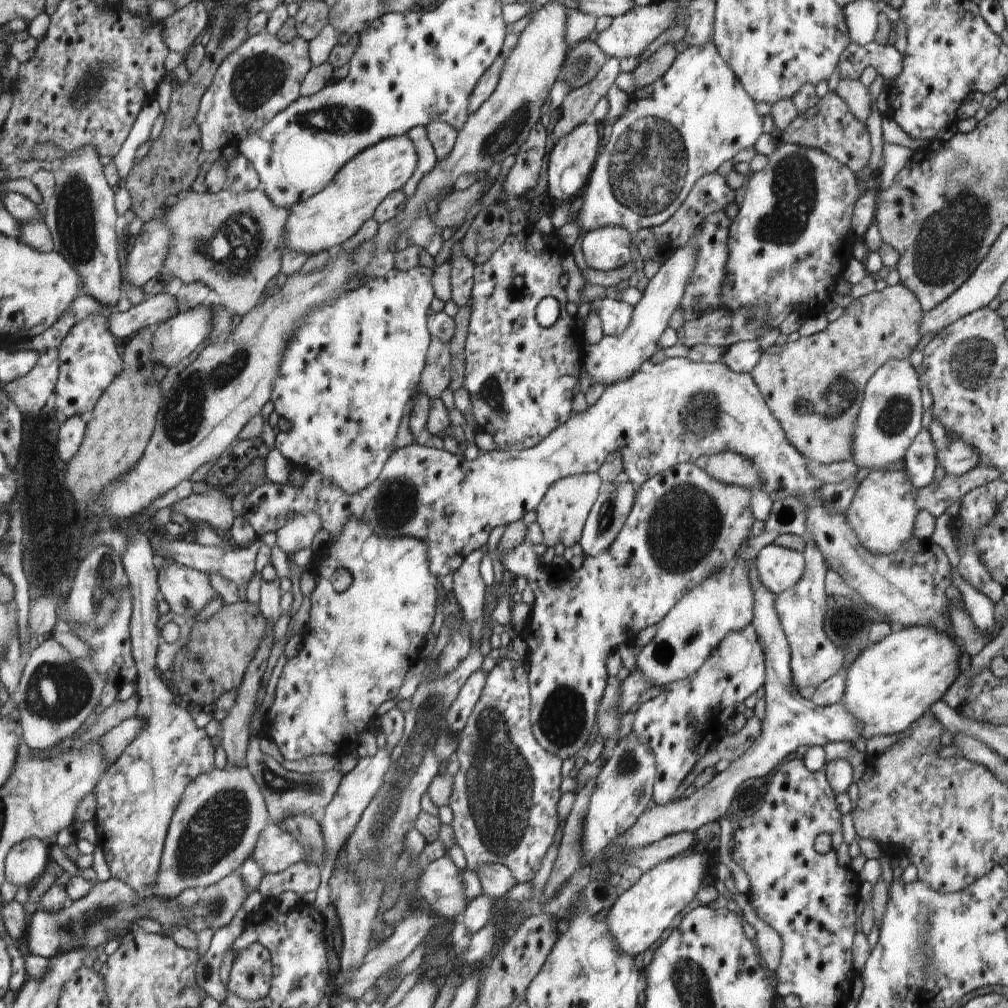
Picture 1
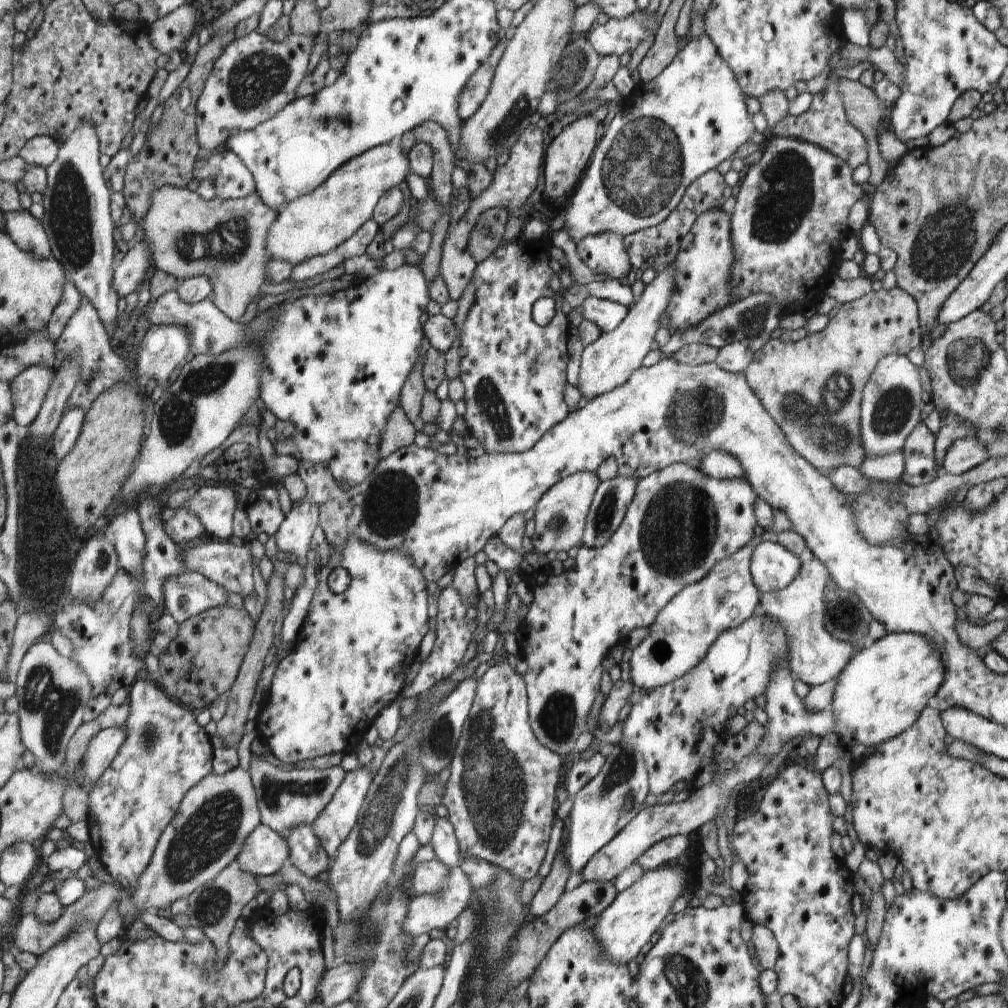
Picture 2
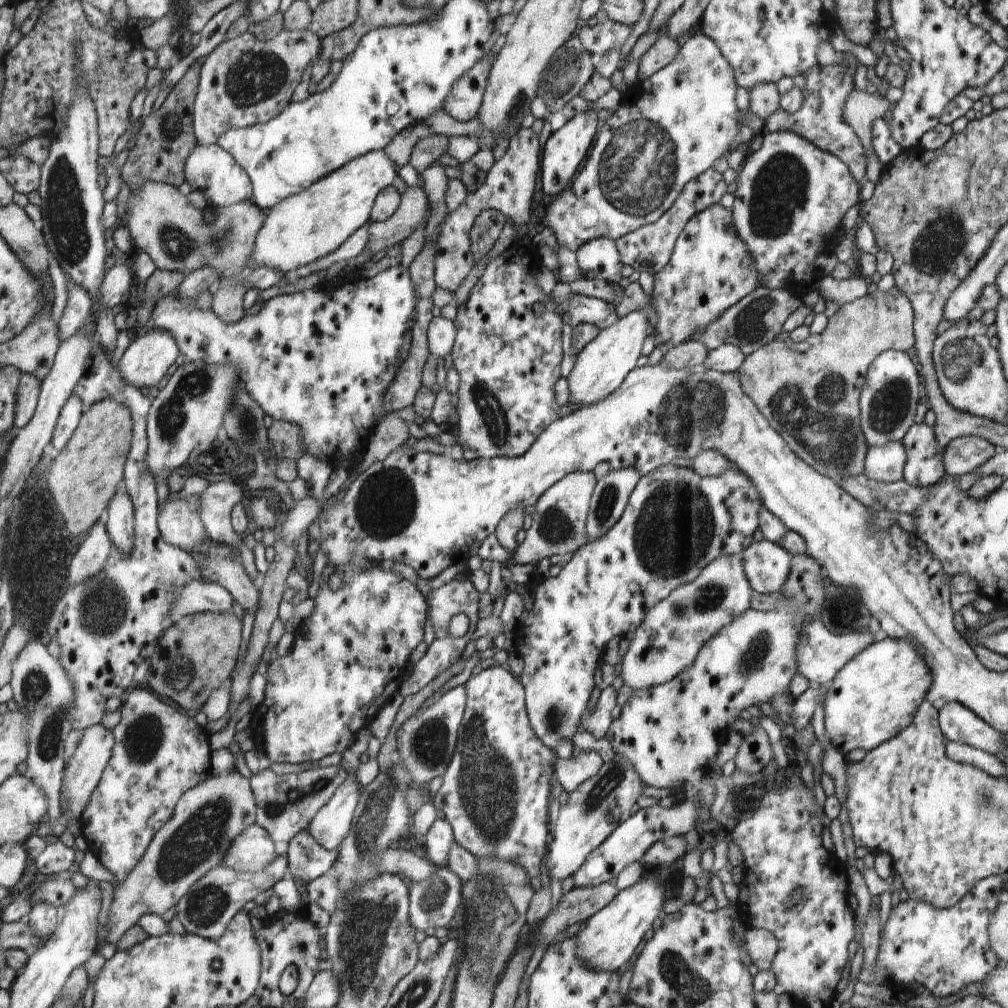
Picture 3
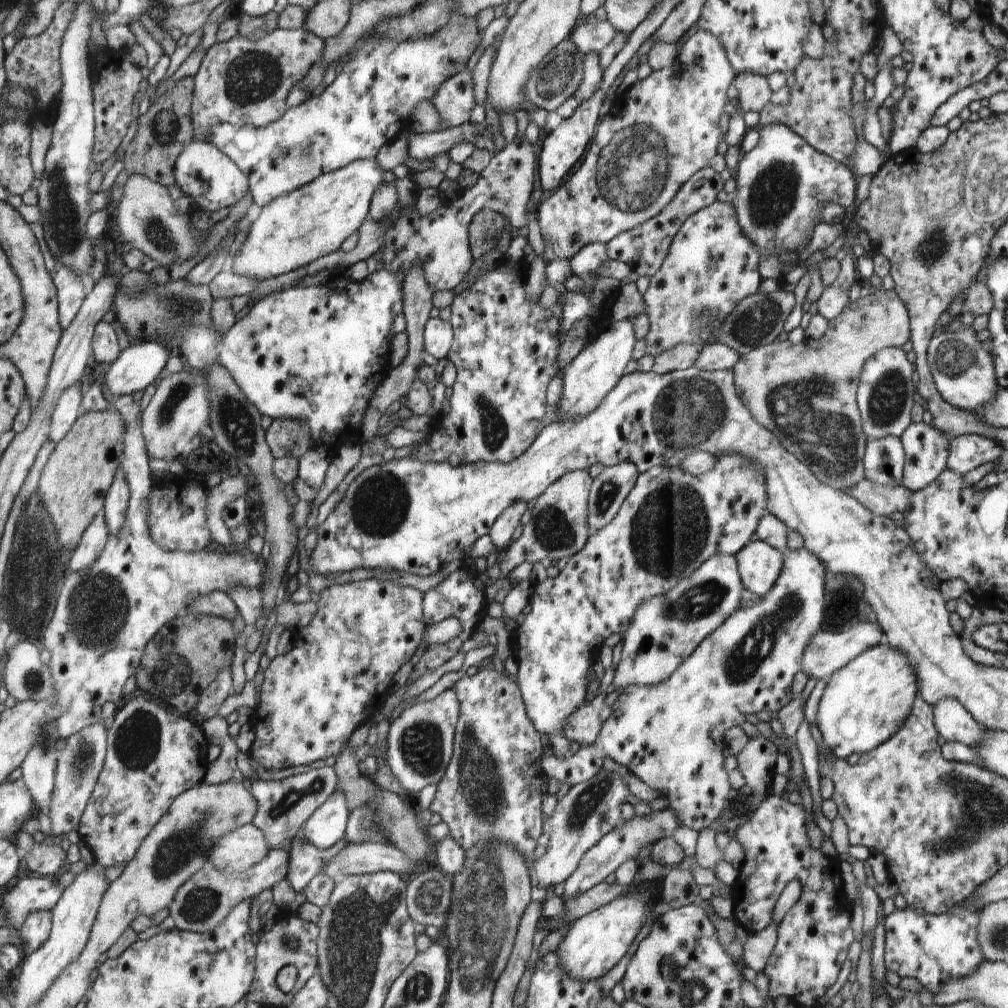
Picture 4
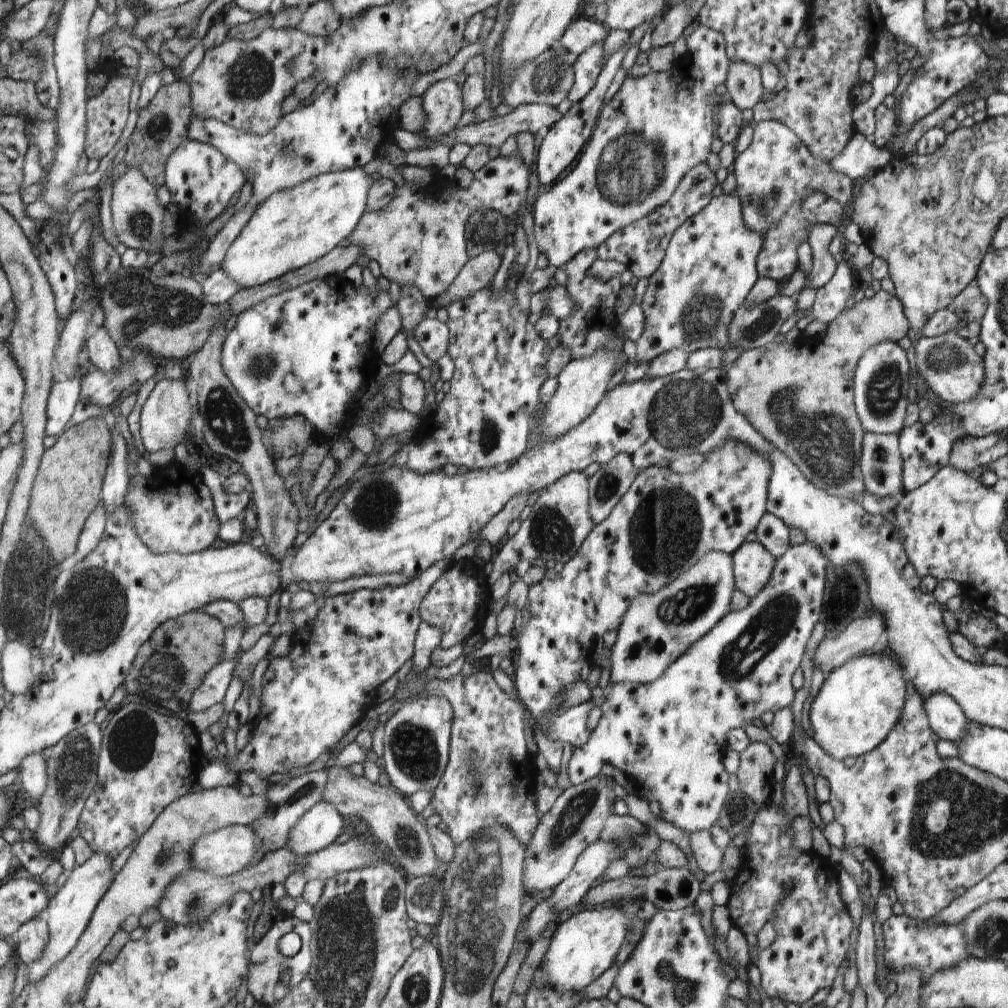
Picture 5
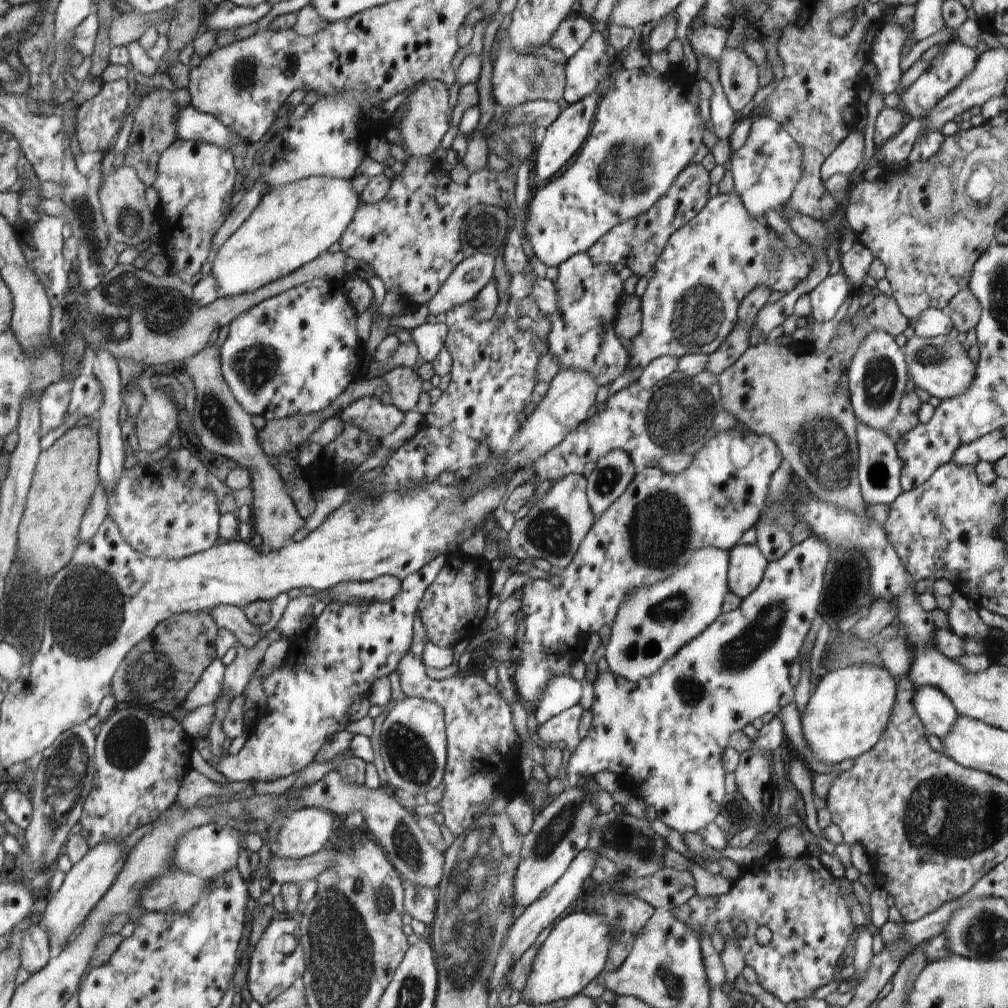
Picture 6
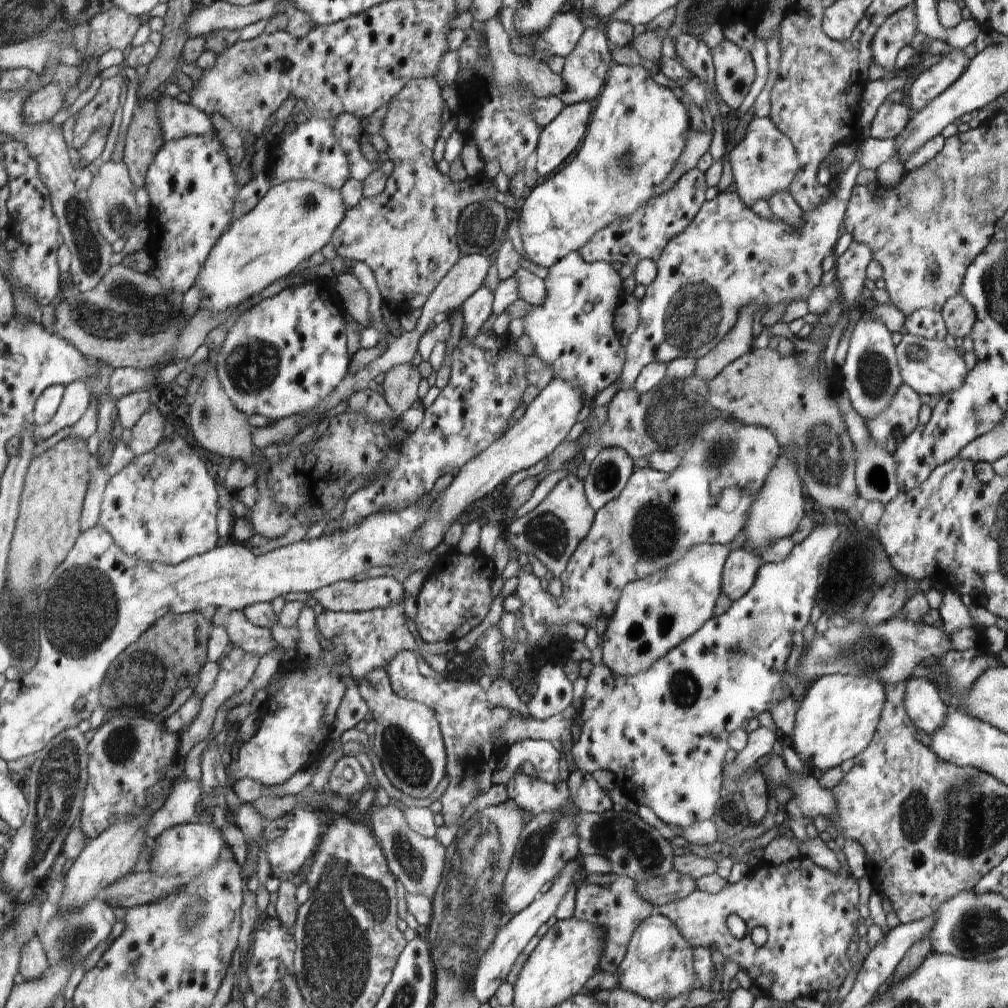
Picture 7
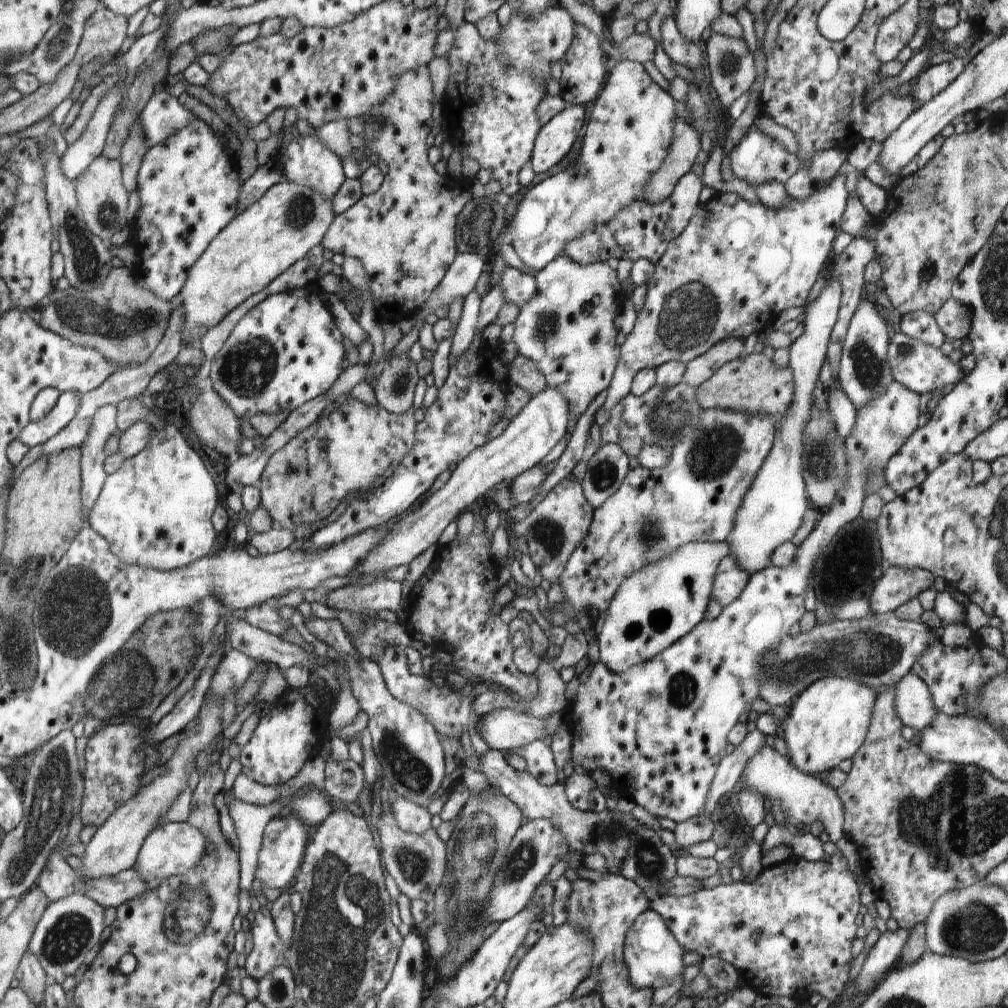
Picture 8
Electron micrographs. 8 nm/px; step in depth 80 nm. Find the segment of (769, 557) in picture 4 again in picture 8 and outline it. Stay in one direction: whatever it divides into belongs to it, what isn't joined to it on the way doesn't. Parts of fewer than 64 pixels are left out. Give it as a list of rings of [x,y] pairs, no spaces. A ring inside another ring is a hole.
[[[732,555],[724,557],[711,588],[711,598],[714,598],[720,606],[730,605],[742,596],[749,576]]]

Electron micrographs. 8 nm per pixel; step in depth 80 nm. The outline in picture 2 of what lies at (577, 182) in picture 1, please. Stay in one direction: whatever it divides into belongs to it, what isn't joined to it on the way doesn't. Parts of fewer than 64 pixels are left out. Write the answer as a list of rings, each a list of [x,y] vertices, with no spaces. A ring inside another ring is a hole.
[[[591,114],[578,117],[575,121],[567,124],[558,136],[555,136],[546,148],[546,156],[544,161],[544,178],[546,194],[550,198],[560,198],[560,196],[570,195],[579,184],[579,180],[586,172],[587,166],[590,164],[590,157],[594,156],[596,146],[596,120]]]

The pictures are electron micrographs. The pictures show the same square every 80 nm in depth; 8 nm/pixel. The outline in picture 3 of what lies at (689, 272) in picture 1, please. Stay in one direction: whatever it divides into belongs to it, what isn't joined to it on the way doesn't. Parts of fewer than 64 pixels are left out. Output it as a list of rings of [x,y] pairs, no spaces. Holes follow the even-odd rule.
[[[634,311],[625,317],[614,321],[605,329],[599,331],[576,357],[575,364],[567,377],[571,402],[578,406],[587,407],[603,401],[614,393],[636,366],[640,353],[646,349],[650,319],[643,311]]]

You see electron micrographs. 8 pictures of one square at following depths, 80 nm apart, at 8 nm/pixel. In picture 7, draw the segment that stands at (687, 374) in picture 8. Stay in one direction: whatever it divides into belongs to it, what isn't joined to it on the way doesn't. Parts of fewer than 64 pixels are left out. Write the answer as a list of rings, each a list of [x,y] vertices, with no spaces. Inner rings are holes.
[[[753,305],[743,308],[739,314],[738,324],[706,356],[696,361],[692,377],[705,381],[716,378],[724,368],[746,354],[752,347]]]

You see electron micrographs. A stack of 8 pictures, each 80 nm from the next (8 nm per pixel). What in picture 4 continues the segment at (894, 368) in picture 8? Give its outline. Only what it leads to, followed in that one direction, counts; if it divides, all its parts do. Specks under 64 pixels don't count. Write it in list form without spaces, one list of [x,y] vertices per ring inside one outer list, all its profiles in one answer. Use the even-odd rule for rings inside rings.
[[[969,324],[968,330],[934,334],[927,346],[927,365],[940,396],[948,404],[972,412],[985,407],[995,397],[996,391],[1000,390],[992,364],[994,358],[980,344],[973,326]]]

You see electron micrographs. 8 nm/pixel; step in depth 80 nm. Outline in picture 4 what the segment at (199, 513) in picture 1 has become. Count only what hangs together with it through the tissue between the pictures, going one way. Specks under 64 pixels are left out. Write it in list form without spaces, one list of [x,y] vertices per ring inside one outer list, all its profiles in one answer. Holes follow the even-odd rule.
[[[243,476],[223,477],[216,485],[208,487],[208,526],[217,546],[233,543],[230,529],[223,519],[223,512],[230,501],[245,497],[249,489],[249,479]]]

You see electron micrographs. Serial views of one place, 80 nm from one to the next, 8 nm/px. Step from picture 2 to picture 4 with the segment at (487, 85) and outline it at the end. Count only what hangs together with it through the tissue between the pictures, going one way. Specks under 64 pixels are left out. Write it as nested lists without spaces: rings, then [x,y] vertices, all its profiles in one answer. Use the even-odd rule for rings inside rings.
[[[470,69],[461,70],[446,80],[437,88],[431,102],[440,114],[445,127],[457,127],[468,122],[470,110],[474,106]]]

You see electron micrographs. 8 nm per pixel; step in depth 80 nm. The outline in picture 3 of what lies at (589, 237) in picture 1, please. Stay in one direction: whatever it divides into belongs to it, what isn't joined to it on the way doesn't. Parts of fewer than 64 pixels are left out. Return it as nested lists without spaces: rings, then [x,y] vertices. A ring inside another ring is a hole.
[[[600,237],[585,242],[575,253],[582,277],[618,285],[623,262],[615,240]]]

